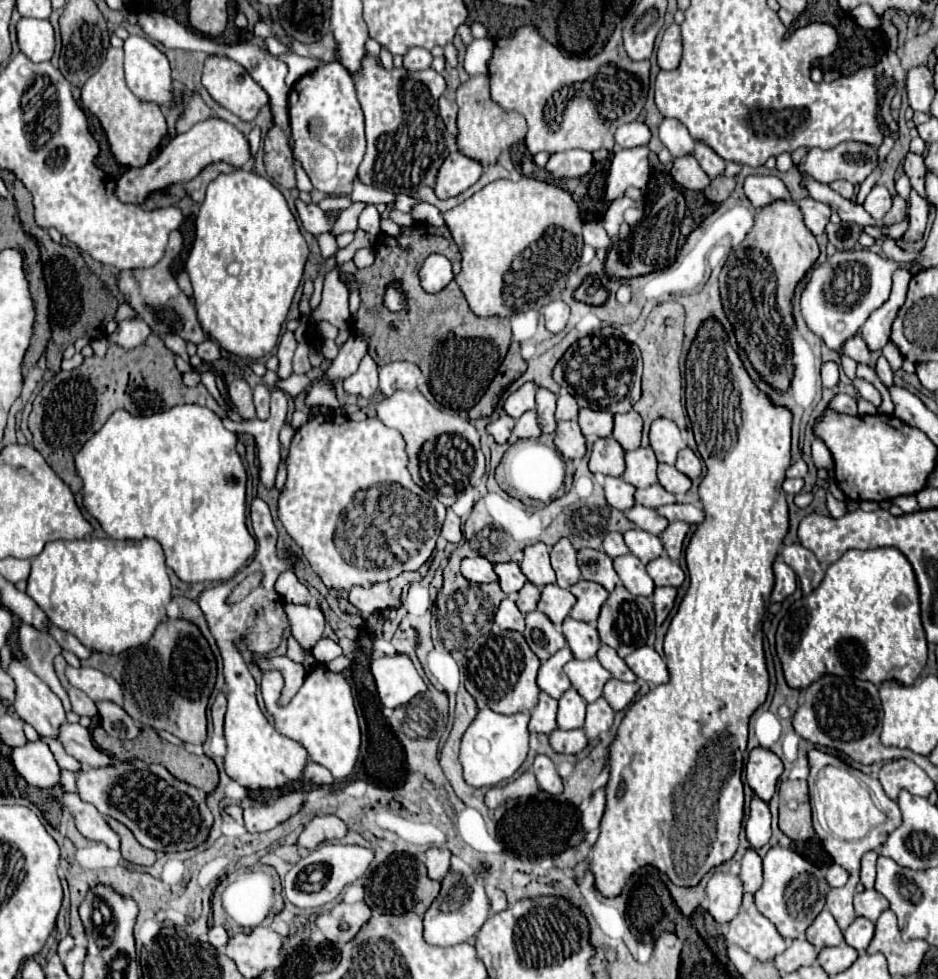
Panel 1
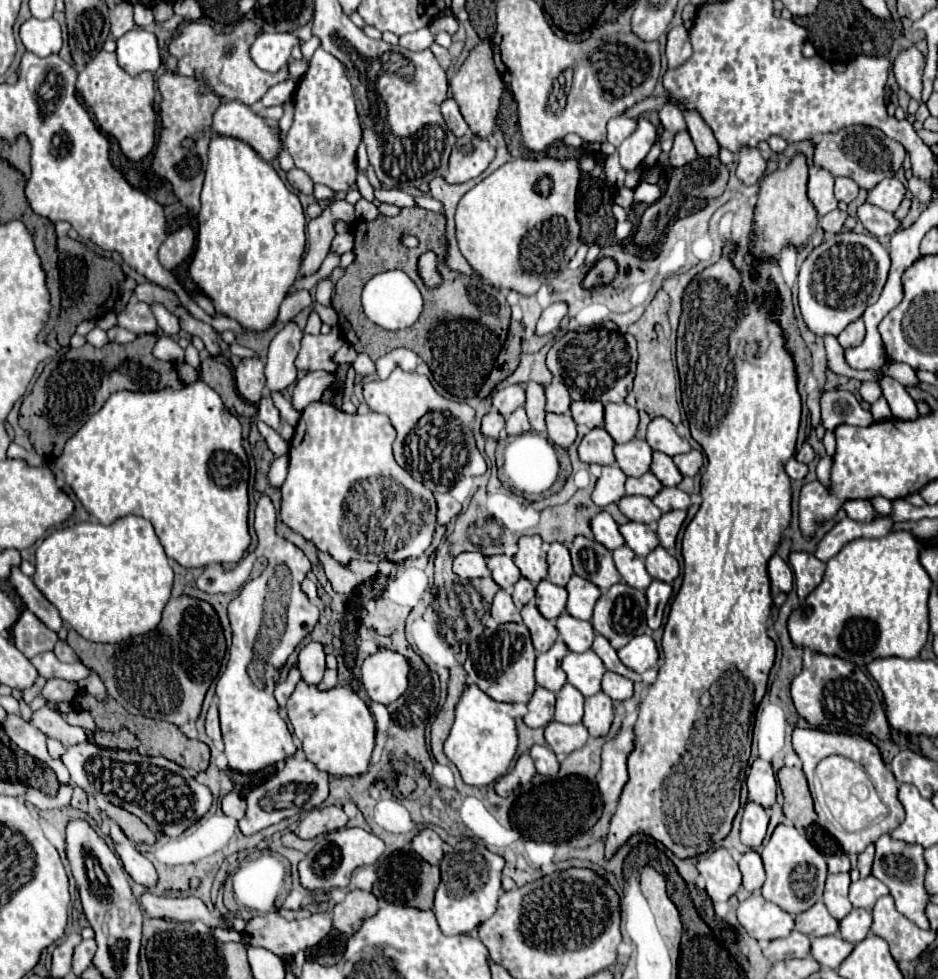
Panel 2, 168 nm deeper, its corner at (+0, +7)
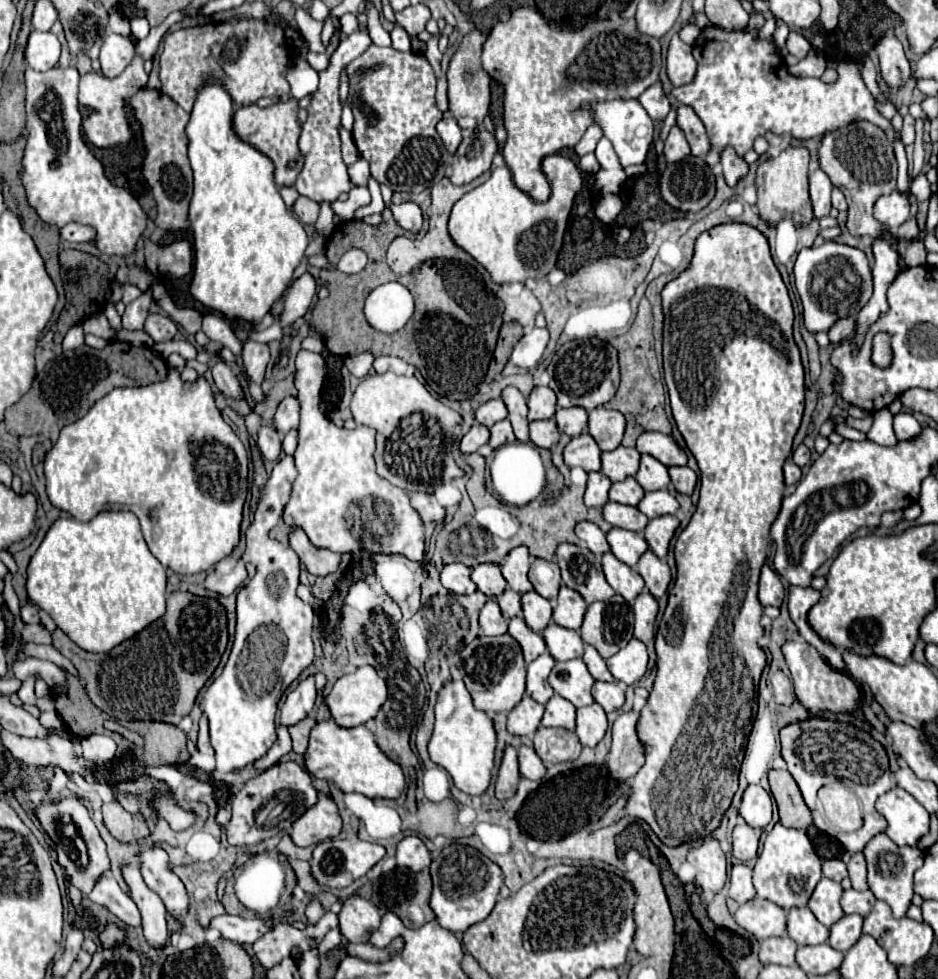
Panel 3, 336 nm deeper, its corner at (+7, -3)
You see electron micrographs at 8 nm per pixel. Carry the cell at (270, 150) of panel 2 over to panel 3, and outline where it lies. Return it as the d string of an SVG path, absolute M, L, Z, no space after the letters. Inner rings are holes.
M279 102L269 108L259 108L257 104L243 106L233 114L233 130L237 132L239 140L255 146L259 152L263 152L271 162L275 164L275 182L277 186L293 186L301 166L303 158L297 148L297 138L301 132L301 126L297 122L297 102Z

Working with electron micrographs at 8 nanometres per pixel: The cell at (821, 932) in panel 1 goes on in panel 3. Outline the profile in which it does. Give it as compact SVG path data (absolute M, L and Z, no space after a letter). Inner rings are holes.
M791 908L787 918L787 934L797 944L823 944L829 938L829 930L813 916L809 908Z

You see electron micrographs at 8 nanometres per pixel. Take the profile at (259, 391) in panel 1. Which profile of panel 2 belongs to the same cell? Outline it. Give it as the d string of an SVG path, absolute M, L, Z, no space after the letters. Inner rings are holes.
M266 396L266 398L260 400L260 404L258 404L258 420L262 420L264 424L268 424L270 428L274 428L276 432L280 430L280 412L272 404L270 396Z

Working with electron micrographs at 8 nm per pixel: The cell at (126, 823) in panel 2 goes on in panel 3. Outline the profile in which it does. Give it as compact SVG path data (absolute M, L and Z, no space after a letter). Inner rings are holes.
M115 802L103 804L103 822L105 822L107 830L111 832L111 836L123 844L129 844L133 838L141 840L141 838L149 836L145 820L131 816Z

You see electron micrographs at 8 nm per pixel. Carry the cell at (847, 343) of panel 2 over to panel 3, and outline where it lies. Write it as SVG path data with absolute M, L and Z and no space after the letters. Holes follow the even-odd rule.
M843 318L829 330L829 340L831 344L839 344L843 340L853 338L853 334L855 334L855 318Z

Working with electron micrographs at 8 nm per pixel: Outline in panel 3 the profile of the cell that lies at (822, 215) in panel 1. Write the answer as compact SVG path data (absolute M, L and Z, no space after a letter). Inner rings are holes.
M815 170L815 174L809 176L809 194L811 194L811 204L813 204L813 214L815 218L829 216L831 210L831 182L823 170Z

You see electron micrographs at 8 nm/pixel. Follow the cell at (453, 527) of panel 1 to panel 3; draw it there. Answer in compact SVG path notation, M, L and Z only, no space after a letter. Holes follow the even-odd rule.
M413 492L411 494L411 504L419 512L419 516L425 524L429 524L429 522L441 524L445 520L445 508L435 500L435 496Z

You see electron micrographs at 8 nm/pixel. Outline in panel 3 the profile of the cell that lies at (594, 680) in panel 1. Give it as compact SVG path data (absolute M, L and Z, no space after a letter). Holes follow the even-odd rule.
M581 658L557 662L549 674L549 684L559 696L567 698L577 708L595 702L591 696L591 688L595 680L591 678L587 664Z

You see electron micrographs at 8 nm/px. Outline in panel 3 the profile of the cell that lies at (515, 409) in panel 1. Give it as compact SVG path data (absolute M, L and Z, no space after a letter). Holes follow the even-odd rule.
M497 398L497 400L489 400L485 404L481 404L477 410L475 410L475 416L477 416L477 422L491 428L495 422L507 418L507 406L503 406L503 400Z

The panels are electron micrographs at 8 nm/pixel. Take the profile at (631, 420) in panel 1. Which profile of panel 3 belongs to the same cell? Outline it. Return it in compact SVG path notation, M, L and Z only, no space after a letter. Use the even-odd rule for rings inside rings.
M603 406L589 412L589 434L603 452L615 450L625 434L625 416Z

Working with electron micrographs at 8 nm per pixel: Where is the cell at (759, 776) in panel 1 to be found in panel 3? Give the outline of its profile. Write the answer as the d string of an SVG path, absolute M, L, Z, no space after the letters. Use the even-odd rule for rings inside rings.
M759 784L747 786L739 814L743 816L743 820L749 826L763 830L771 822L771 798L769 798L769 794Z

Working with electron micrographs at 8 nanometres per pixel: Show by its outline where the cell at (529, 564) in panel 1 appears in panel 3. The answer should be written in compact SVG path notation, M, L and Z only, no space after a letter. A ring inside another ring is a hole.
M517 546L507 554L505 562L501 564L501 574L507 580L511 590L525 594L525 592L533 590L533 586L527 578L527 572L529 572L529 548Z

